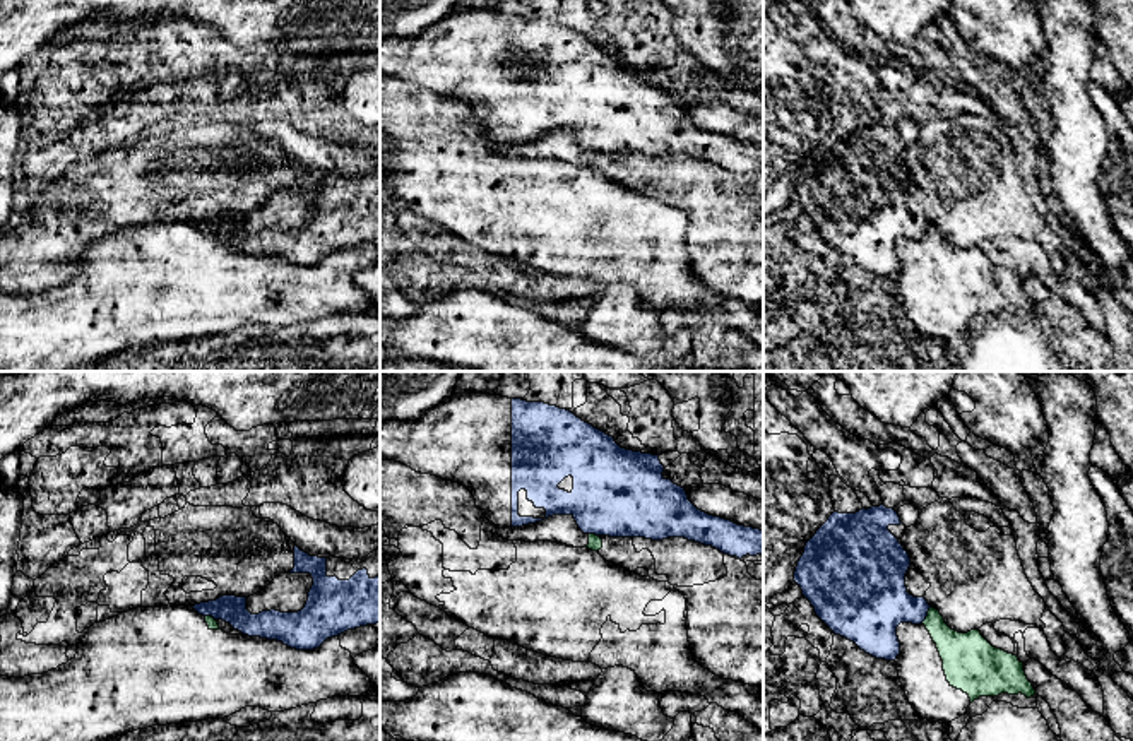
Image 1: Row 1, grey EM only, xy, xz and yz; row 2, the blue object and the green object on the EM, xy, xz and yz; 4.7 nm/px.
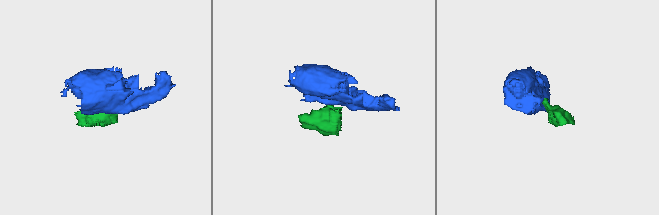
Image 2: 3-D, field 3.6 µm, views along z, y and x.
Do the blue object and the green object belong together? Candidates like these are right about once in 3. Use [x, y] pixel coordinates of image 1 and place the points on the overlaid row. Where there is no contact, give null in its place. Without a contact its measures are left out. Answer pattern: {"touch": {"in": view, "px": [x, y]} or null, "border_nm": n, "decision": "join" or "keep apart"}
{"touch": {"in": "yz", "px": [926, 615]}, "border_nm": 90, "decision": "keep apart"}

